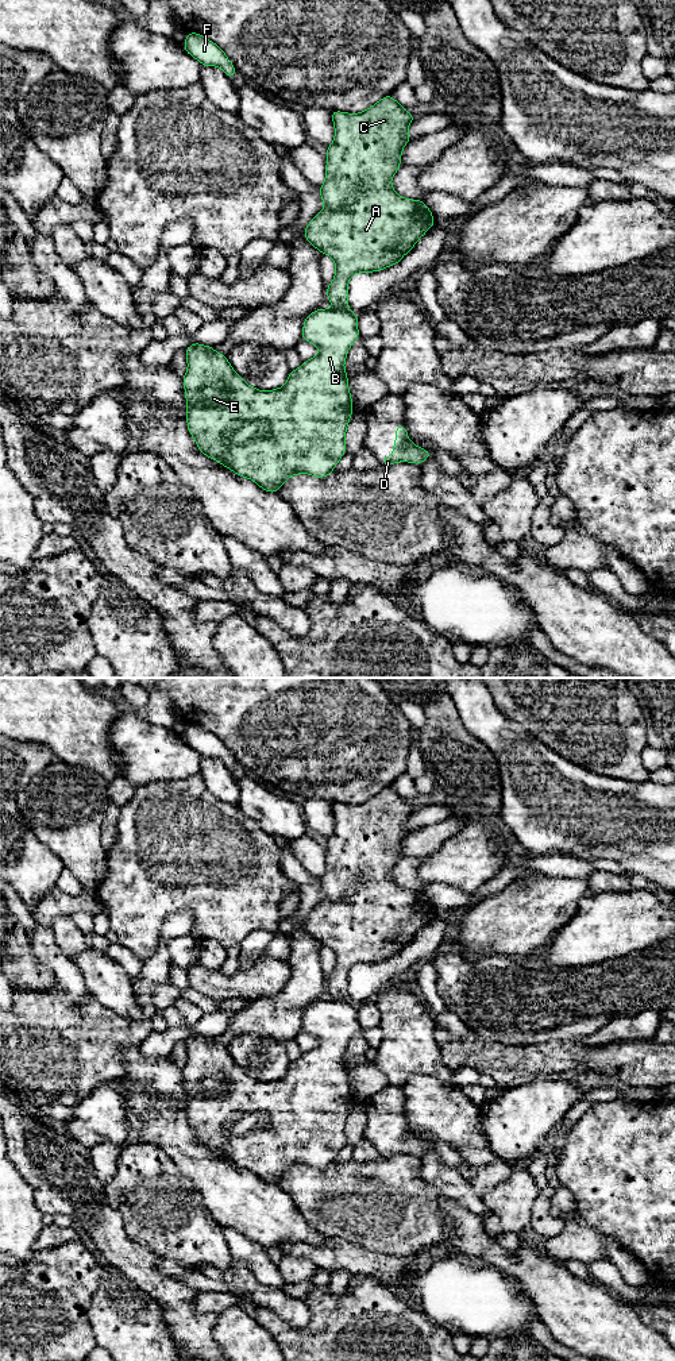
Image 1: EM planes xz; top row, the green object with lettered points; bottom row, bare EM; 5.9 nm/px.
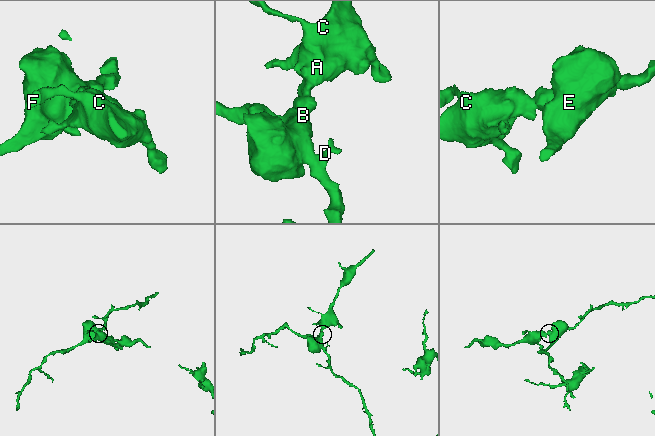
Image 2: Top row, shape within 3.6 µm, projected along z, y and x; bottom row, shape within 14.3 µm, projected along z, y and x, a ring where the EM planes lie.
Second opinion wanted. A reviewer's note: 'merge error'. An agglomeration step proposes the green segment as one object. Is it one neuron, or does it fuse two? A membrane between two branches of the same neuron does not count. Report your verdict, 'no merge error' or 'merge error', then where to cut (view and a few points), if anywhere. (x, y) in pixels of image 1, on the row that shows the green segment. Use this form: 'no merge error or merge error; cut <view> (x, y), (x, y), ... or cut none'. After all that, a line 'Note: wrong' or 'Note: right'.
merge error; cut xz (334, 307), (347, 308)
Note: right

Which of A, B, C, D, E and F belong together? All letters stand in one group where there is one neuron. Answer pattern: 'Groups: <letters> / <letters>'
Groups: A C F / B D E

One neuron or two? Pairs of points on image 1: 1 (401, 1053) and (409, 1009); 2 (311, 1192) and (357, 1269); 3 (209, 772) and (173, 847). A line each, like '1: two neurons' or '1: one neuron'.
1: one neuron
2: two neurons
3: two neurons

